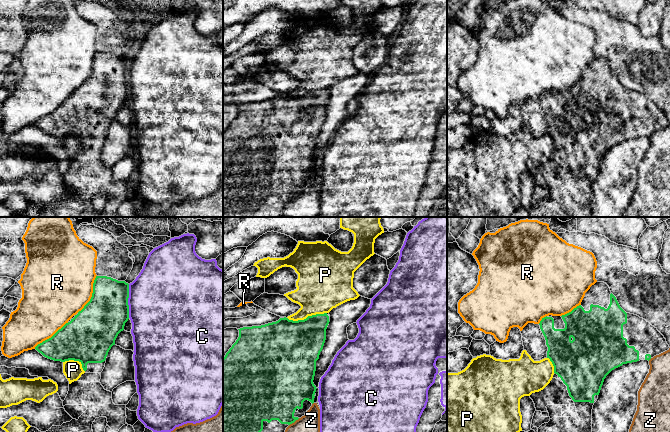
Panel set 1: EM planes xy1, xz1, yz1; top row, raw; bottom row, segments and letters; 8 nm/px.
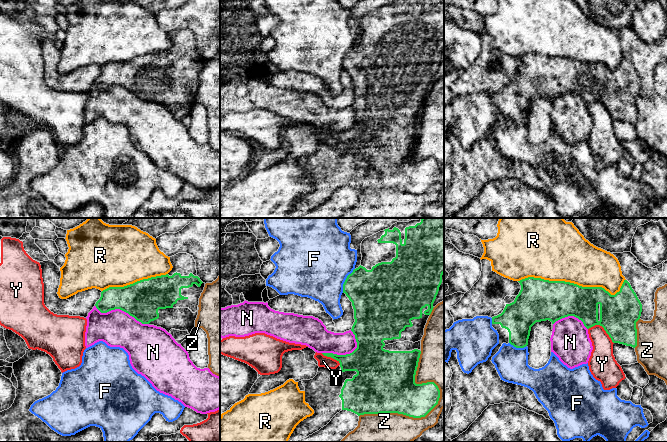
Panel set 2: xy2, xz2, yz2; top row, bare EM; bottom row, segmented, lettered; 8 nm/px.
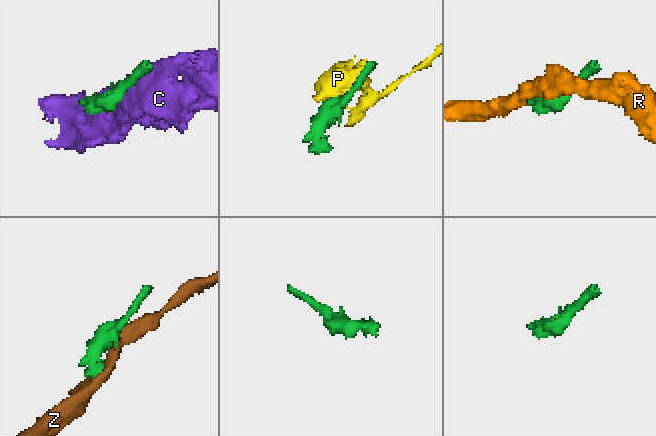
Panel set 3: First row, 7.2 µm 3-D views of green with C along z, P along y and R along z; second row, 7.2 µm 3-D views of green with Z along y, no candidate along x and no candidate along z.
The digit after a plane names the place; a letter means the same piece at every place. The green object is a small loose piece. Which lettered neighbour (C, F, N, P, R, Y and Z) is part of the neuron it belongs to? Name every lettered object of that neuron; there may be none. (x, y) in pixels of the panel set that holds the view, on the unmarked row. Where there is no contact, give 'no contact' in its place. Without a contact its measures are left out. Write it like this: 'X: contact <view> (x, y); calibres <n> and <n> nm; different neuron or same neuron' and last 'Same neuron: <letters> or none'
C: contact xy1 (127, 77); calibres 360 and 480 nm; different neuron
F: contact xz2 (345, 56); calibres 380 and 500 nm; different neuron
N: contact xy2 (121, 85); calibres 300 and 300 nm; different neuron
P: contact xz1 (307, 93); calibres 400 and 360 nm; different neuron
R: contact yz2 (573, 59); calibres 320 and 440 nm; different neuron
Y: contact yz2 (603, 103); calibres 300 and 190 nm; different neuron
Z: contact xz2 (433, 183); calibres 280 and 180 nm; different neuron
Same neuron: none

